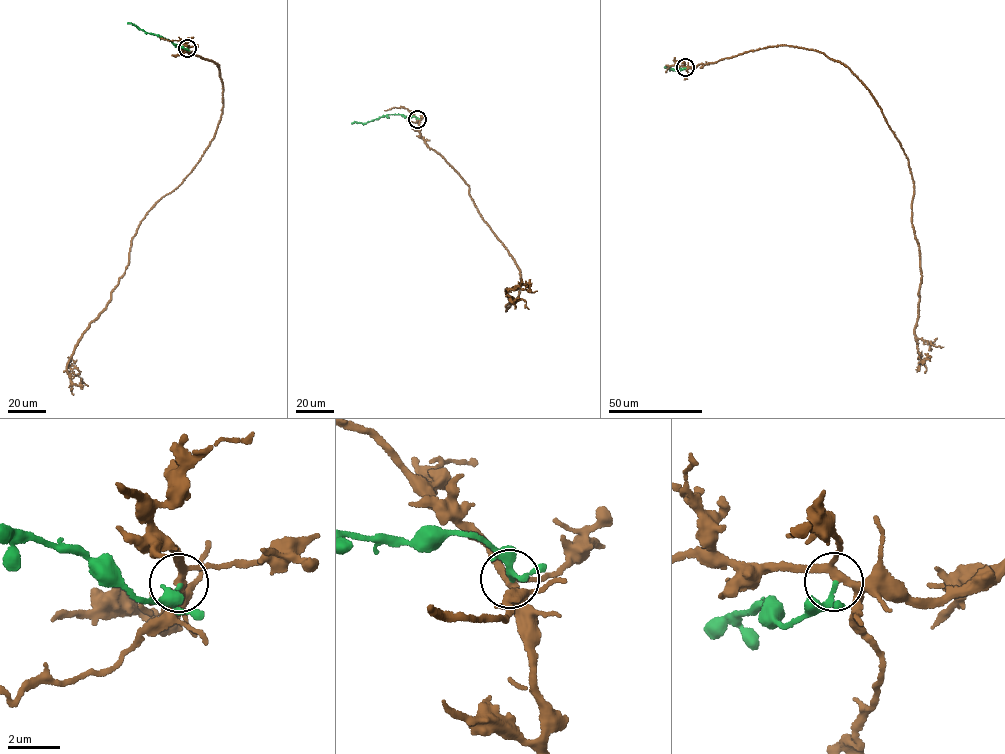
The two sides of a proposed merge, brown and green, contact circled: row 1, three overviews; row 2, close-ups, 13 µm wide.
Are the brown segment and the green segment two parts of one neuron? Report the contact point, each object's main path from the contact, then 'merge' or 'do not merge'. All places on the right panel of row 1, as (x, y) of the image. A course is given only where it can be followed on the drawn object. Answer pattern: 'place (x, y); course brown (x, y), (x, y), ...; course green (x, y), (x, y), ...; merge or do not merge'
place (685, 67); course brown (685, 67), (786, 45), (823, 53), (861, 81), (911, 171), (922, 272), (914, 334), (920, 363), (931, 357); course green (685, 67), (681, 70), (665, 68); do not merge

